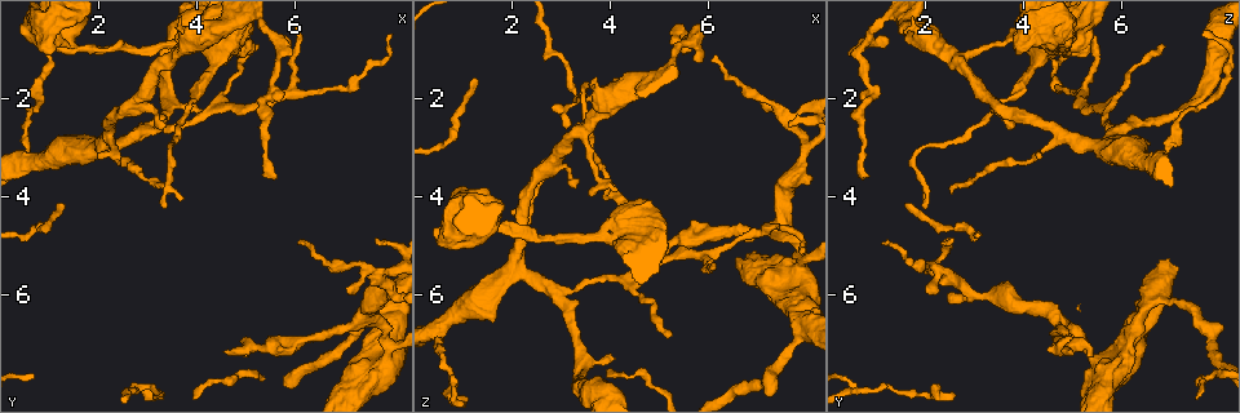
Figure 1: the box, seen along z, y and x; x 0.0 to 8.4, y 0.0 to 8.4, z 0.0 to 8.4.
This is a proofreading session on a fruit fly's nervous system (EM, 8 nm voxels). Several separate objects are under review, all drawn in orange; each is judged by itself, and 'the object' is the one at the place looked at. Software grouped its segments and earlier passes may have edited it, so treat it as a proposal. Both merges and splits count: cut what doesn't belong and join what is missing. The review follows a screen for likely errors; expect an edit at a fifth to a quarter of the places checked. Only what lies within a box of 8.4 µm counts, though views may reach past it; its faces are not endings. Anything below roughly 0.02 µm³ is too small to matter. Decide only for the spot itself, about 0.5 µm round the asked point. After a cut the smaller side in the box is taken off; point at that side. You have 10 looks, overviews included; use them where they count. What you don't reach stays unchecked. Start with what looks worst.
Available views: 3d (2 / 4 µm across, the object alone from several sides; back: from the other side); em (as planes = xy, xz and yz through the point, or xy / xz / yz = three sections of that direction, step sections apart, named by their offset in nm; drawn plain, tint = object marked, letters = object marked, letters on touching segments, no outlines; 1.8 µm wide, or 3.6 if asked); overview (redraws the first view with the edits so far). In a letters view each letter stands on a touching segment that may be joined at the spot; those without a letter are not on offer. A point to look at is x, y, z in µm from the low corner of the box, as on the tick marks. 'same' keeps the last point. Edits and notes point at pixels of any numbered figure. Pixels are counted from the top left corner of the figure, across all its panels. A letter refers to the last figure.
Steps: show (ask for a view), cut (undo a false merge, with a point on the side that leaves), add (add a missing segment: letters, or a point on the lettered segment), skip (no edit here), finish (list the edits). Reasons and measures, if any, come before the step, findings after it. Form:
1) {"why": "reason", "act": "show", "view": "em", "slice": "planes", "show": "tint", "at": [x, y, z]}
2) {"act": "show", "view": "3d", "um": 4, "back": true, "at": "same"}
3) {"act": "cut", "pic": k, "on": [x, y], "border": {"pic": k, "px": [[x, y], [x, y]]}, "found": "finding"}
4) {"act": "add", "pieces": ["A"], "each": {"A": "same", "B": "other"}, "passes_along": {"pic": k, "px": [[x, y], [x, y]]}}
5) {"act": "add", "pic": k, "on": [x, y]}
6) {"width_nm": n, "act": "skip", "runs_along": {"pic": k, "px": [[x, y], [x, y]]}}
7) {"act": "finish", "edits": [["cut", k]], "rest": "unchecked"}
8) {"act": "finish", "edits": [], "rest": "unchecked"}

{"why": "branch stops here", "act": "show", "view": "em", "slice": "xz", "step": 8, "show": "letters", "at": [5.55, 3.60, 0.75]}

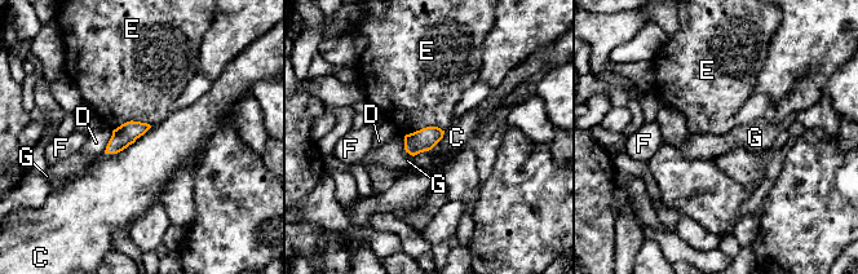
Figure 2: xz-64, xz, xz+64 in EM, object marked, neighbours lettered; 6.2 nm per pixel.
{"act": "skip", "each": {"C": "other", "D": "other", "E": "other", "F": "other", "G": "other"}, "border": {"pic": 2, "px": [[151, 127], [122, 150], [104, 153]]}, "found": "no lettered segment goes on from it"}

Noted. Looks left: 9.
{"why": "thin end", "act": "show", "view": "em", "um": 3.6, "slice": "yz", "step": 8, "show": "letters", "at": [3.30, 4.30, 2.00]}

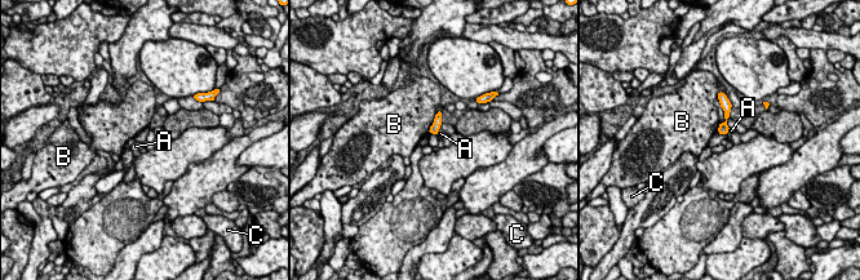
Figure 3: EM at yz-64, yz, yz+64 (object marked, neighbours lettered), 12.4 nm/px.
{"act": "skip", "each": {"A": "other", "B": "other", "C": "other"}, "border": {"pic": 3, "px": [[440, 128], [437, 133]]}, "found": "no lettered segment goes on from it"}

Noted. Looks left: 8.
{"why": "tapers out", "act": "show", "view": "3d", "um": 2, "back": true, "at": [5.25, 0.90, 6.80]}

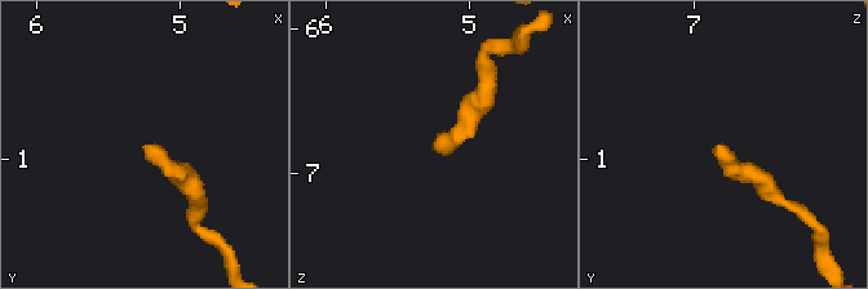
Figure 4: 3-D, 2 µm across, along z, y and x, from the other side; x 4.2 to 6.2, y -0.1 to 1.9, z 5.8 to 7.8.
{"why": "shape alone is not enough", "act": "show", "view": "em", "slice": "planes", "show": "letters", "at": [5.26, 0.94, 6.86]}

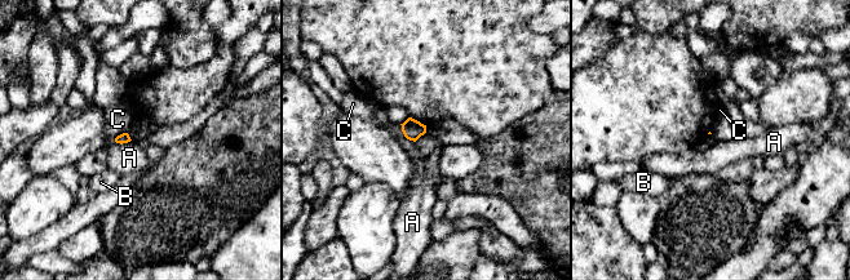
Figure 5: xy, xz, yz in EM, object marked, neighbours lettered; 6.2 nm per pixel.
{"act": "skip", "each": {"A": "other", "B": "other", "C": "other"}, "border": {"pic": 5, "px": [[131, 140], [123, 143], [115, 142]]}, "found": "none of them fits"}

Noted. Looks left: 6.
{"why": "an open end", "act": "show", "view": "em", "um": 3.6, "slice": "xz", "step": 8, "show": "tint", "at": [7.35, 7.00, 6.20]}

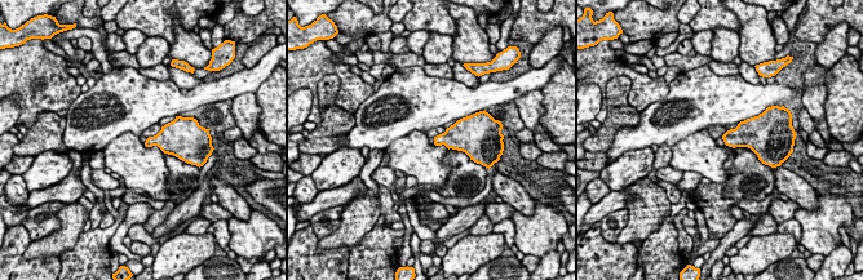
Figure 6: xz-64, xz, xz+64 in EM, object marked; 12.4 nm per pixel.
{"why": "see the neighbours", "act": "show", "view": "em", "um": 3.6, "slice": "xz", "step": 8, "show": "letters", "at": "same"}

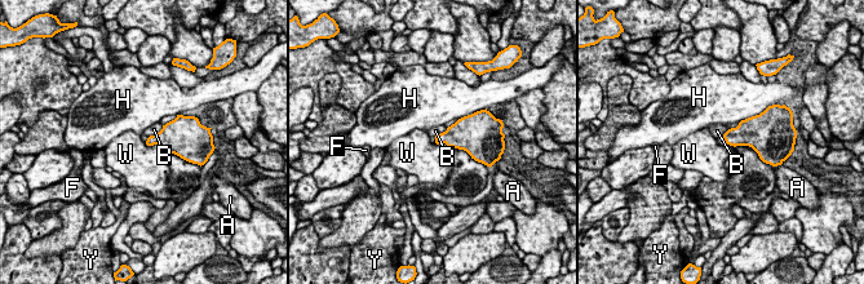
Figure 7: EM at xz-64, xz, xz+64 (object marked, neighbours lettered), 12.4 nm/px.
{"act": "skip", "each": {"A": "other", "B": "other", "F": "other", "H": "other", "W": "other", "Y": "other"}, "border": {"pic": 7, "px": [[145, 142], [159, 145], [165, 151]]}, "found": "none of them fits"}

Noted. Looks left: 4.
{"act": "finish", "edits": [], "rest": "unchecked"}

